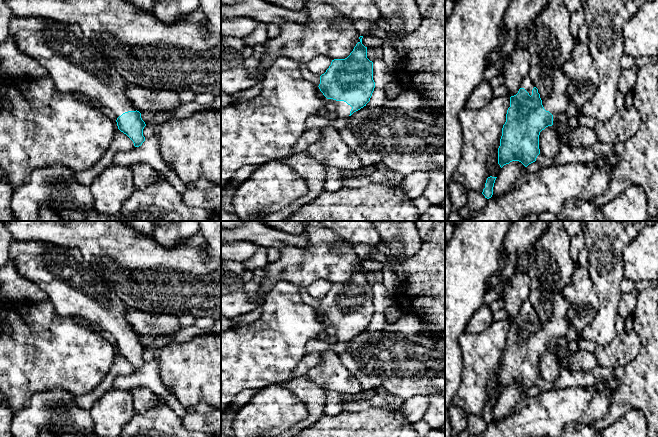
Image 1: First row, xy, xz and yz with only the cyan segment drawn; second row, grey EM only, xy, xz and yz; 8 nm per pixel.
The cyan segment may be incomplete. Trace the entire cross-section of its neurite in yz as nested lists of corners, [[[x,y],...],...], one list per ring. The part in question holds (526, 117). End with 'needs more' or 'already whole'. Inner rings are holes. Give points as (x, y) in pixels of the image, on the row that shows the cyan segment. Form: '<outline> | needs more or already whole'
[[[536,87],[533,88],[531,96],[524,88],[520,88],[516,95],[511,96],[498,148],[500,167],[502,168],[512,161],[519,161],[525,167],[535,162],[540,154],[540,132],[546,127],[552,126],[557,115],[565,114],[568,103],[567,95],[540,95]]] | needs more

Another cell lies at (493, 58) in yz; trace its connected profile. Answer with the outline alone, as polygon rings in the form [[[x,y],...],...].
[[[502,23],[500,32],[499,32],[499,37],[498,37],[498,47],[496,50],[494,50],[492,53],[490,53],[489,58],[488,58],[488,65],[494,65],[498,62],[500,53],[502,48],[504,47],[506,41],[508,39],[507,32],[504,29],[504,23]]]

